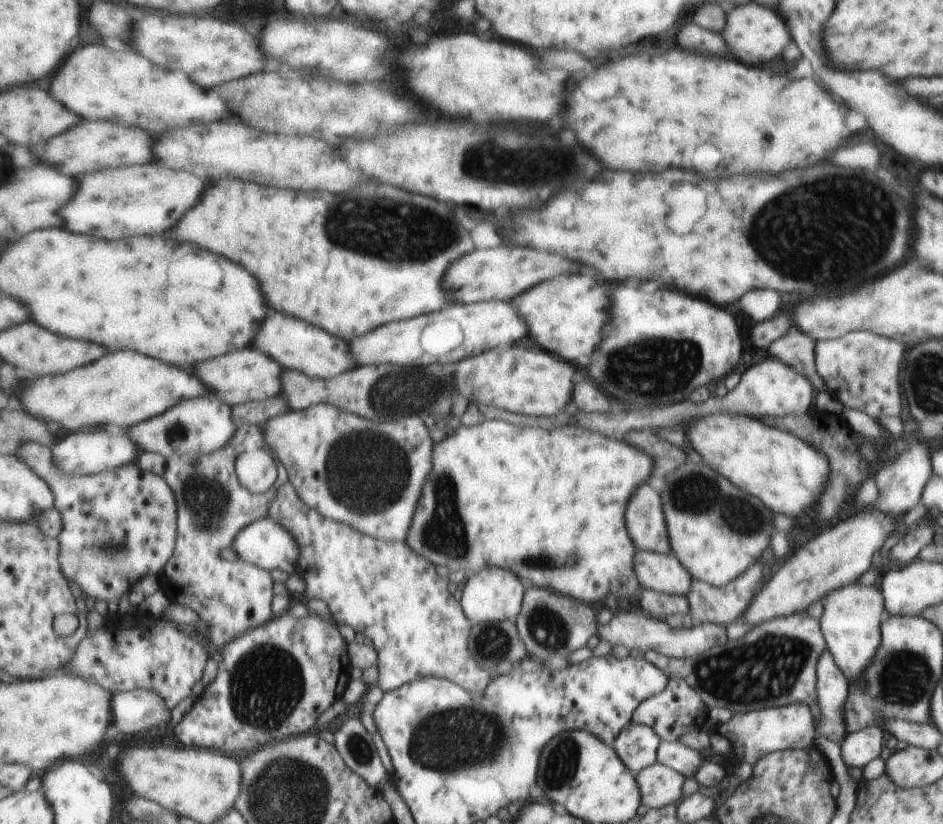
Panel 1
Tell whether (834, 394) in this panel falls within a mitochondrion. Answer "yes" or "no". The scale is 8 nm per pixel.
no

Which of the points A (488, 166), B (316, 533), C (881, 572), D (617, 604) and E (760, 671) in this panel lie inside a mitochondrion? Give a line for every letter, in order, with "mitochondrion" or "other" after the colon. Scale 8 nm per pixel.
A: mitochondrion
B: other
C: other
D: other
E: mitochondrion

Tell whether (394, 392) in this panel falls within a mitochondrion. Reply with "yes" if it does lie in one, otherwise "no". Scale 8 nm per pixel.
yes

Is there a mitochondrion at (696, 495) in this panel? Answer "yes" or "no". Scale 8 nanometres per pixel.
yes

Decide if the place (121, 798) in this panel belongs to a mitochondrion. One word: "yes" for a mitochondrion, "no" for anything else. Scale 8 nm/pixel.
no

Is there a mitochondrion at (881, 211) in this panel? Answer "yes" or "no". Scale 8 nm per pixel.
yes

